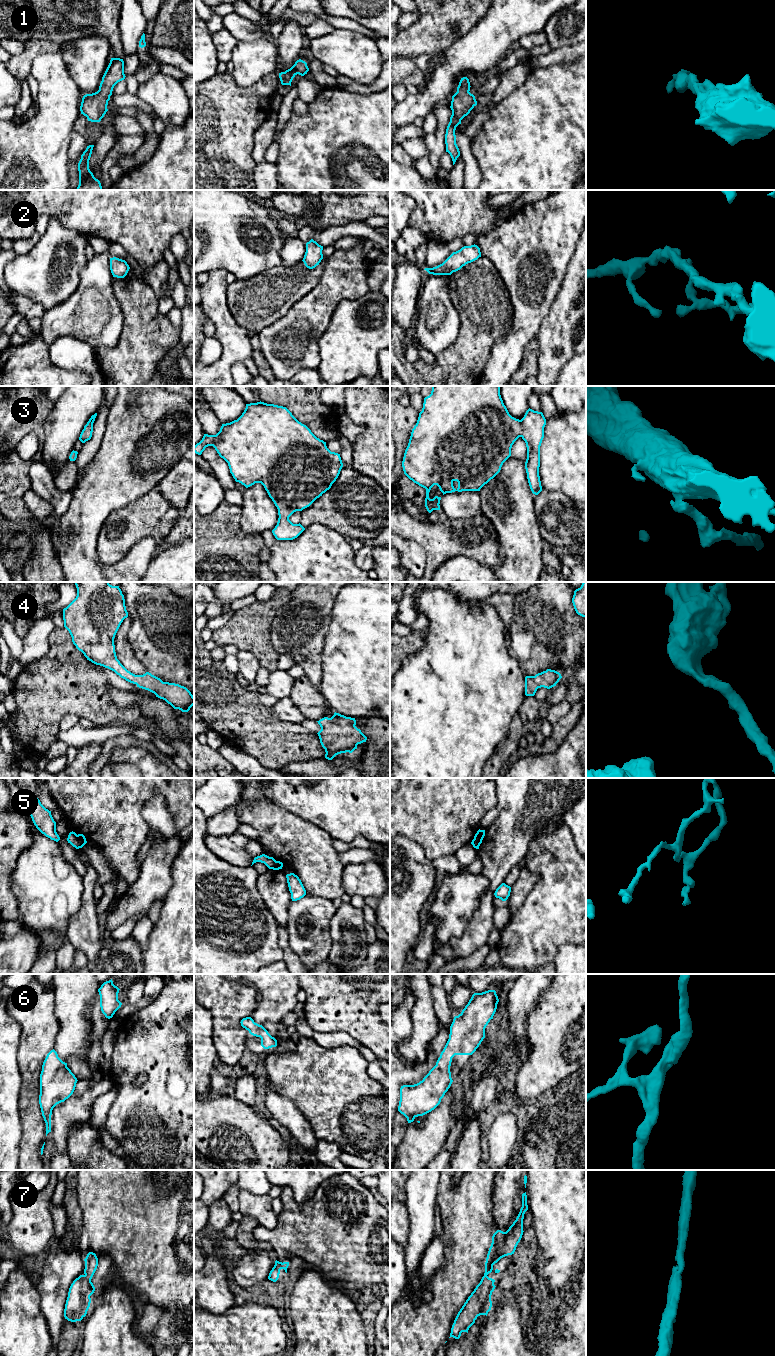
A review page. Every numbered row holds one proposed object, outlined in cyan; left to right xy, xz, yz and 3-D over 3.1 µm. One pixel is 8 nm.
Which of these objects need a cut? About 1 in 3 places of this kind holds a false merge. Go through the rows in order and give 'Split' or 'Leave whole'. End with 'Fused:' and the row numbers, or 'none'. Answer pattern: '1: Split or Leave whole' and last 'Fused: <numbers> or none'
1: Leave whole
2: Leave whole
3: Leave whole
4: Leave whole
5: Split
6: Leave whole
7: Leave whole
Fused: 5

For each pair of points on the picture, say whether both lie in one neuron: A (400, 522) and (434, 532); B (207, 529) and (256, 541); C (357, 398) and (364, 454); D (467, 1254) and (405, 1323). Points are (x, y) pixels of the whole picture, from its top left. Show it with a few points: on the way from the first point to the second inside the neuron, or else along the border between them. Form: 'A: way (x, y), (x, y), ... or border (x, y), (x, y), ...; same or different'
A: way (408, 527), (420, 532), (426, 532); same
B: way (219, 541), (244, 541); same
C: way (370, 412), (370, 440); same
D: way (459, 1274), (450, 1290), (425, 1315); same

